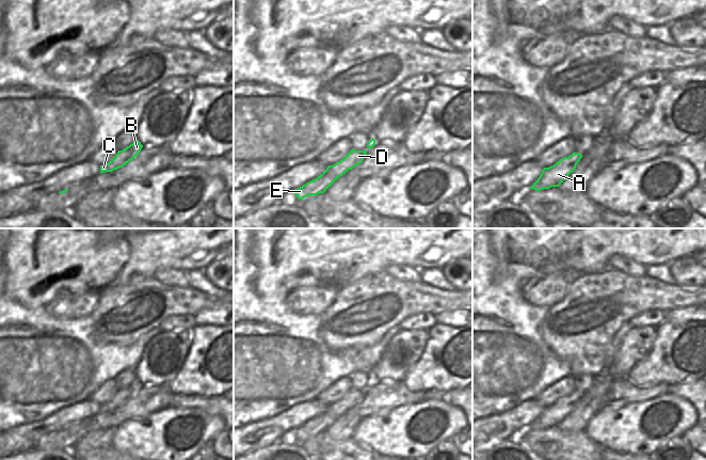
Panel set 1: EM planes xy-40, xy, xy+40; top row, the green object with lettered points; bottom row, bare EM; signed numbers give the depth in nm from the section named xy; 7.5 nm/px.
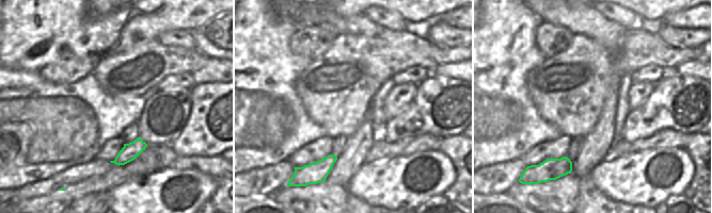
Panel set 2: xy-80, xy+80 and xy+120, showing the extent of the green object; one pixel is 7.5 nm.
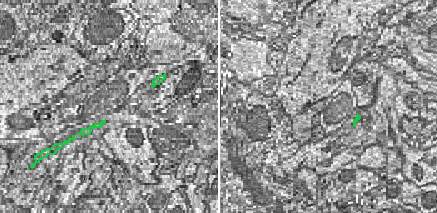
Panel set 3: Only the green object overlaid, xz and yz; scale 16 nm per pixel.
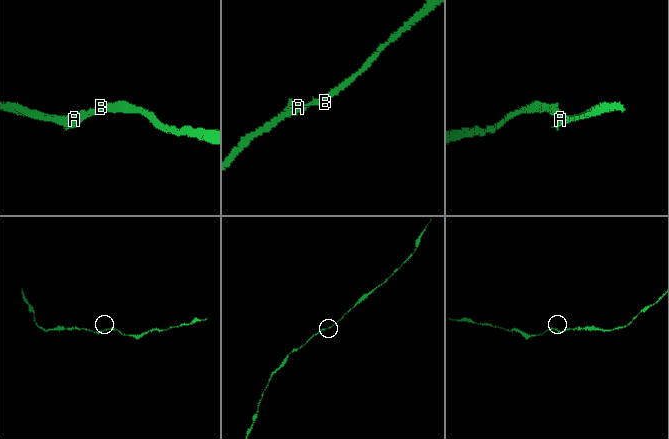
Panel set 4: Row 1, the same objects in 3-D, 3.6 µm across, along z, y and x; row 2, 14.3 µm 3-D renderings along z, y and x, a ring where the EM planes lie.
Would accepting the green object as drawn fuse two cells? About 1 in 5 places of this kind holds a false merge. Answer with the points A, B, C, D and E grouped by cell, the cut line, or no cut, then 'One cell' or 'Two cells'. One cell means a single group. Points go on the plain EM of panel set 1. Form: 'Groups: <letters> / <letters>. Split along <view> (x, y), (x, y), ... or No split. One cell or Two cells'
Groups: A B C D E. No split. One cell

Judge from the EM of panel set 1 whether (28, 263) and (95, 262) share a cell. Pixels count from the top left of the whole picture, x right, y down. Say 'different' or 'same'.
same

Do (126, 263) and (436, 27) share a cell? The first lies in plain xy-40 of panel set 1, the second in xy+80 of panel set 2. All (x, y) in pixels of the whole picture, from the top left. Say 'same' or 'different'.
different

